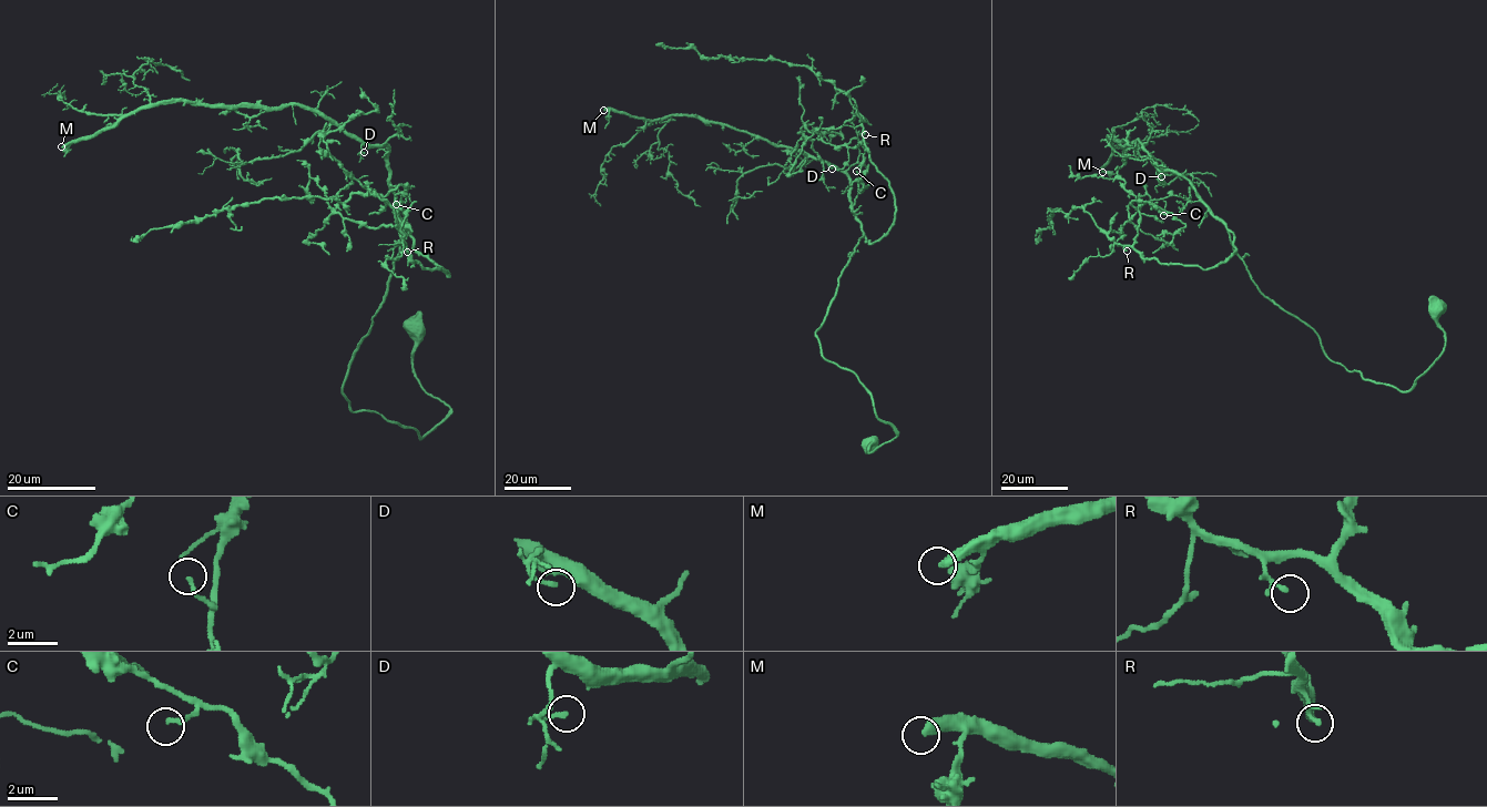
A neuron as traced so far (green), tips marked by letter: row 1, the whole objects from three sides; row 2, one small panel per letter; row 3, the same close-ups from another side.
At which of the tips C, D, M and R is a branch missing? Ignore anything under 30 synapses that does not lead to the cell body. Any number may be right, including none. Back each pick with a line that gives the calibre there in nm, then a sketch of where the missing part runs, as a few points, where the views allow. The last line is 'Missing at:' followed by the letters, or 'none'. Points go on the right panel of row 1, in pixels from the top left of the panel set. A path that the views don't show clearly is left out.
M: calibre 380 nm; course (1102, 172), (1128, 206), (1143, 218), (1153, 217), (1167, 202), (1185, 195), (1224, 211)
Missing at: M

